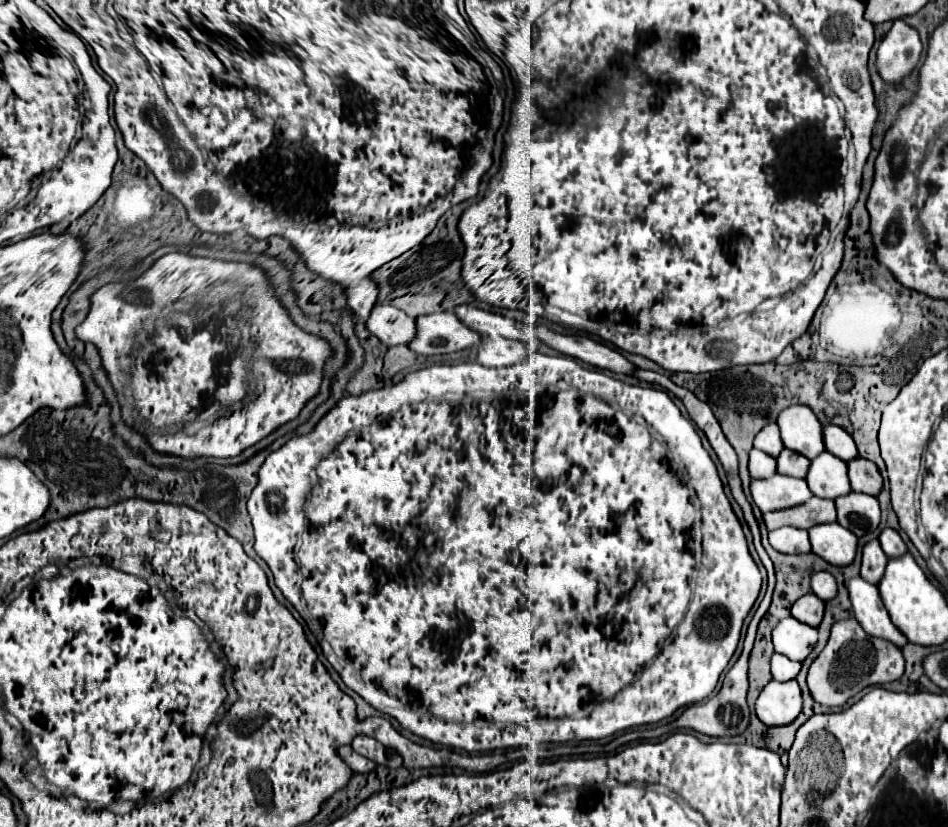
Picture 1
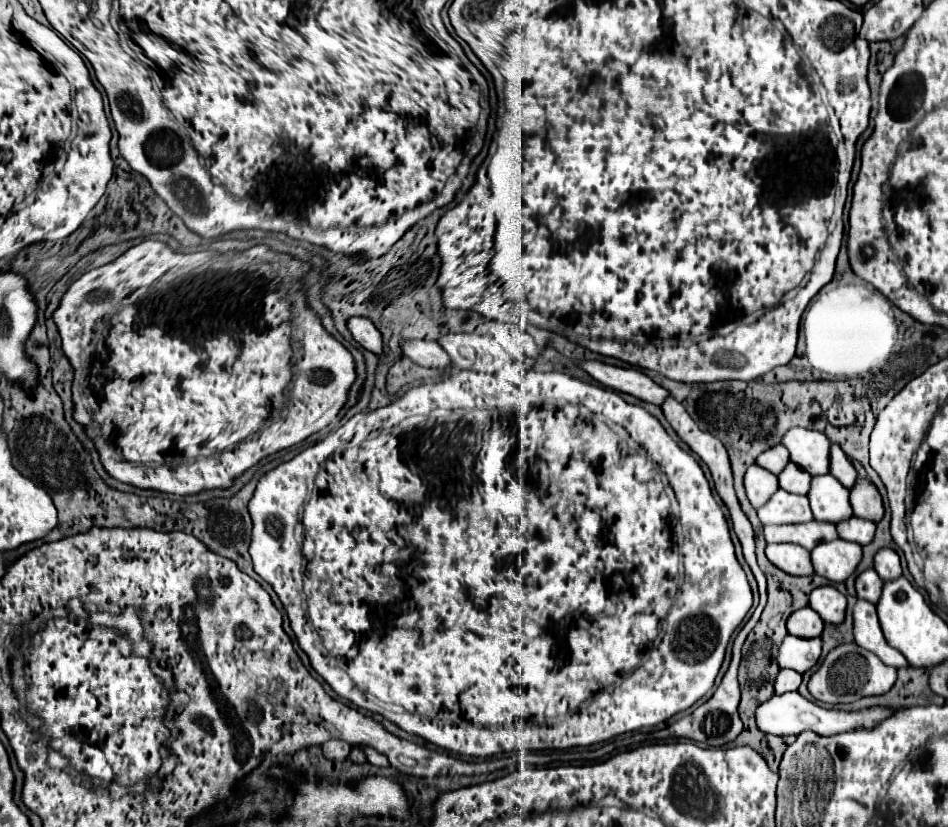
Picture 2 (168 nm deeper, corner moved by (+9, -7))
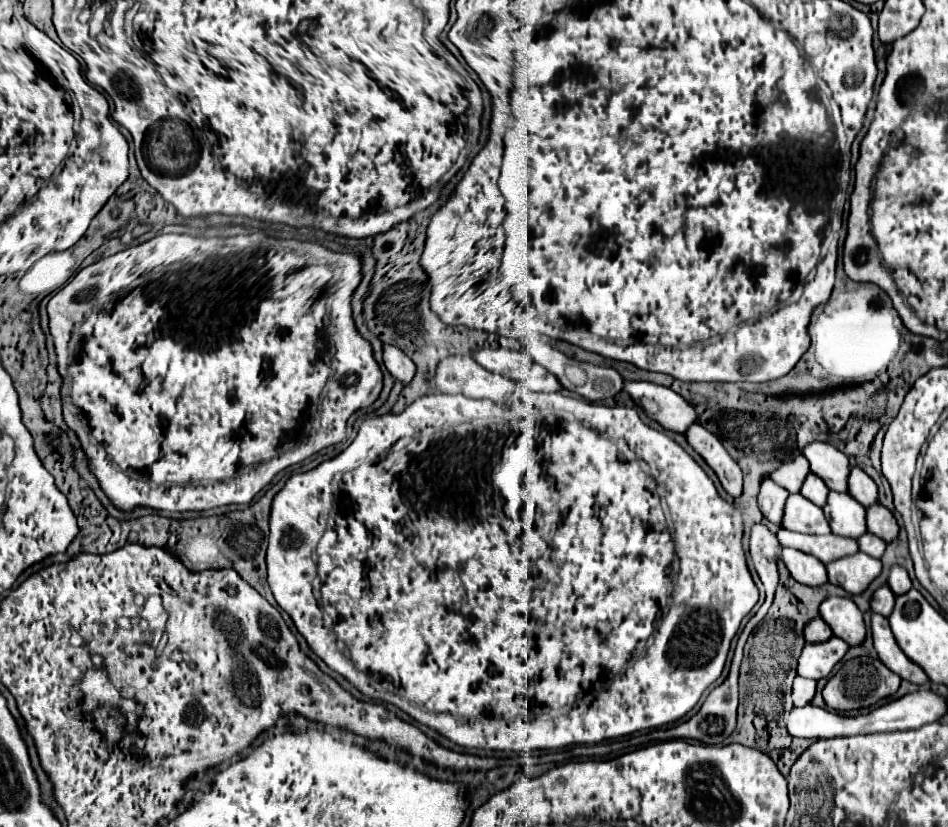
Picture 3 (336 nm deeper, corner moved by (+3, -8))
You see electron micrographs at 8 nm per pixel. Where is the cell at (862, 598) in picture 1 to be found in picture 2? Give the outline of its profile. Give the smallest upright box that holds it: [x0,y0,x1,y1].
[852,599,908,669]

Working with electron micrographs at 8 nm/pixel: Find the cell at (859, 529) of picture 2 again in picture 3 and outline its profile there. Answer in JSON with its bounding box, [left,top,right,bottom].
[858,532,886,558]

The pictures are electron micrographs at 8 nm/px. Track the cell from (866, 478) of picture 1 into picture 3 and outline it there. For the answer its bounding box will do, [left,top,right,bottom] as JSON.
[866,504,898,544]

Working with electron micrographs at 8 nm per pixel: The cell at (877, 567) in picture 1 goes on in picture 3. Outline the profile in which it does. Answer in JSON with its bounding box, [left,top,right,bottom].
[870,586,896,618]

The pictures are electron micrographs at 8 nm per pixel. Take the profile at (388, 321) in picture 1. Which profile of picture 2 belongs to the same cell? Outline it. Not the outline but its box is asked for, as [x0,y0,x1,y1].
[400,339,452,369]

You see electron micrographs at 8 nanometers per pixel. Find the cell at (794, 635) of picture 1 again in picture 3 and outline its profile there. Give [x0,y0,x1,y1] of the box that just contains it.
[798,636,850,680]

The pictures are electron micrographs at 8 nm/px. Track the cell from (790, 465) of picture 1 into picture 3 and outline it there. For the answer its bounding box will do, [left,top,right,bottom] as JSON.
[800,474,830,508]

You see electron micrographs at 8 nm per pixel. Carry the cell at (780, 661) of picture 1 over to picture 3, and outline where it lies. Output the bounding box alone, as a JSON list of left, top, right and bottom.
[792,676,816,706]

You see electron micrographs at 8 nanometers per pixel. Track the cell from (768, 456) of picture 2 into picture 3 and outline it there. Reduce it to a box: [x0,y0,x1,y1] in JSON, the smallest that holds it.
[772,456,810,494]

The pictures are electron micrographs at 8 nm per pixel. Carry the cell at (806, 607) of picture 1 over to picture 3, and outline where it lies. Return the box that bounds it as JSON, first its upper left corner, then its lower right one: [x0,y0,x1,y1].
[804,618,834,644]

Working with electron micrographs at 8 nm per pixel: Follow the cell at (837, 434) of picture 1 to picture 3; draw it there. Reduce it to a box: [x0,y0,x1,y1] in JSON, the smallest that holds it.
[848,468,878,508]

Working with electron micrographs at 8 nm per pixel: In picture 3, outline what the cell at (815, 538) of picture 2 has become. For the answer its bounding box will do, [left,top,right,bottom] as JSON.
[778,528,858,564]

